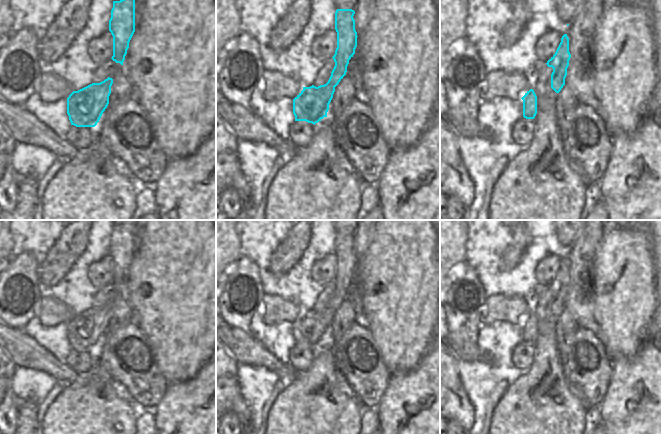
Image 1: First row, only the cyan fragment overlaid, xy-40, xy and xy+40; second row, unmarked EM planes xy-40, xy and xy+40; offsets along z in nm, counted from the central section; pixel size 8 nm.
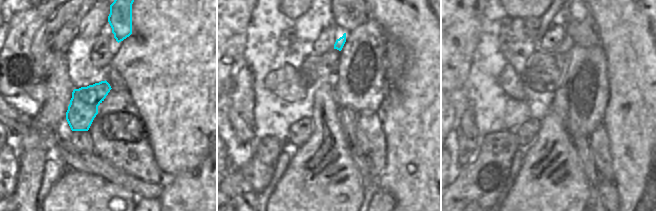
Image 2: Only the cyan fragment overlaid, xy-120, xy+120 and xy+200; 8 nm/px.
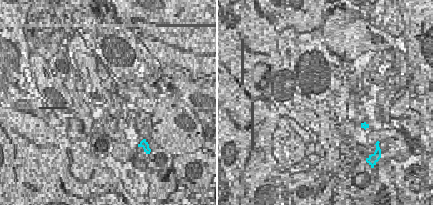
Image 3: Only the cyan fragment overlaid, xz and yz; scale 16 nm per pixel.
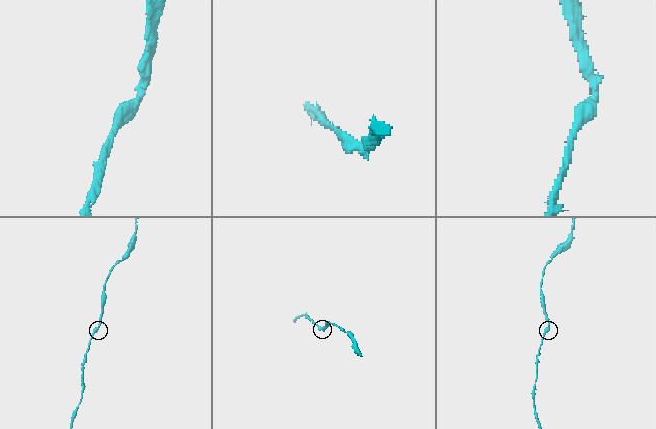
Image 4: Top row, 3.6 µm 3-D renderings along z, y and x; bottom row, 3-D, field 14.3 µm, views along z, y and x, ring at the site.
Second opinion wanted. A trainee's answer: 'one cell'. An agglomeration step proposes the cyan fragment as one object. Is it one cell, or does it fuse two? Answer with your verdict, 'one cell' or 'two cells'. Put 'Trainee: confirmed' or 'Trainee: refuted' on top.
Trainee: confirmed
one cell

